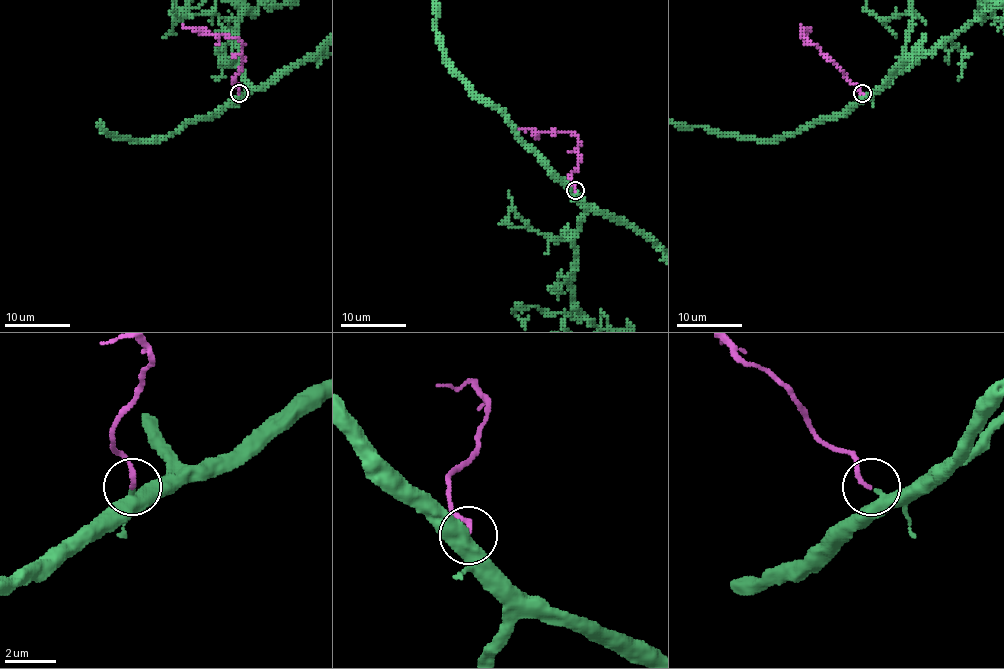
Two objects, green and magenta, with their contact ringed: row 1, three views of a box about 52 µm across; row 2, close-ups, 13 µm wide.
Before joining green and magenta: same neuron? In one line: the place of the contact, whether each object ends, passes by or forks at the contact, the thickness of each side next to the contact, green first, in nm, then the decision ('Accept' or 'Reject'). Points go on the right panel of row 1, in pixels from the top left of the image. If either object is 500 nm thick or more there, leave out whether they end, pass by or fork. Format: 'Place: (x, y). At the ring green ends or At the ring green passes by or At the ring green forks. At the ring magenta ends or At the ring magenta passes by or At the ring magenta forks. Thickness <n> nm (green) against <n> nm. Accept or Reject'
Place: (862, 93). At the ring green passes by. At the ring magenta ends. Thickness 360 nm (green) against 180 nm. Accept

